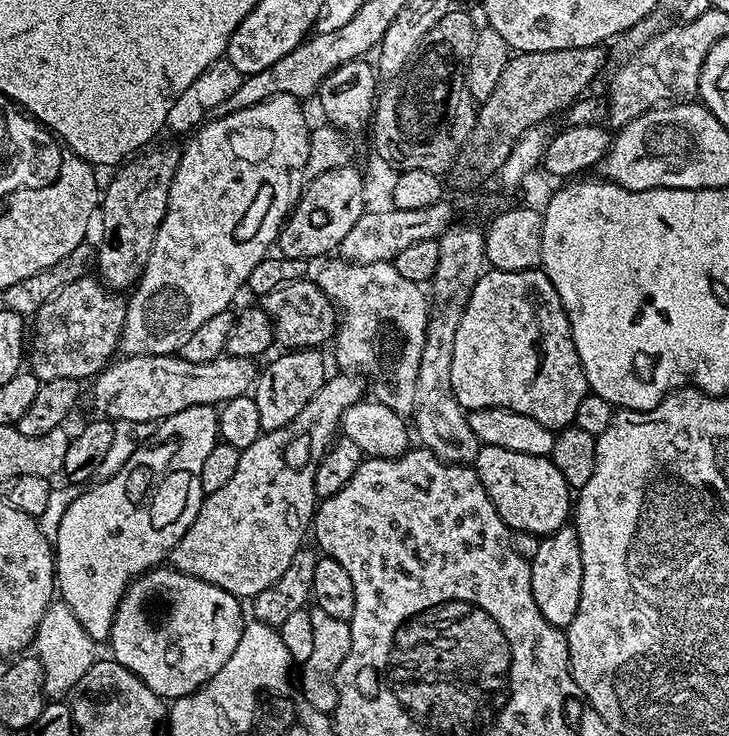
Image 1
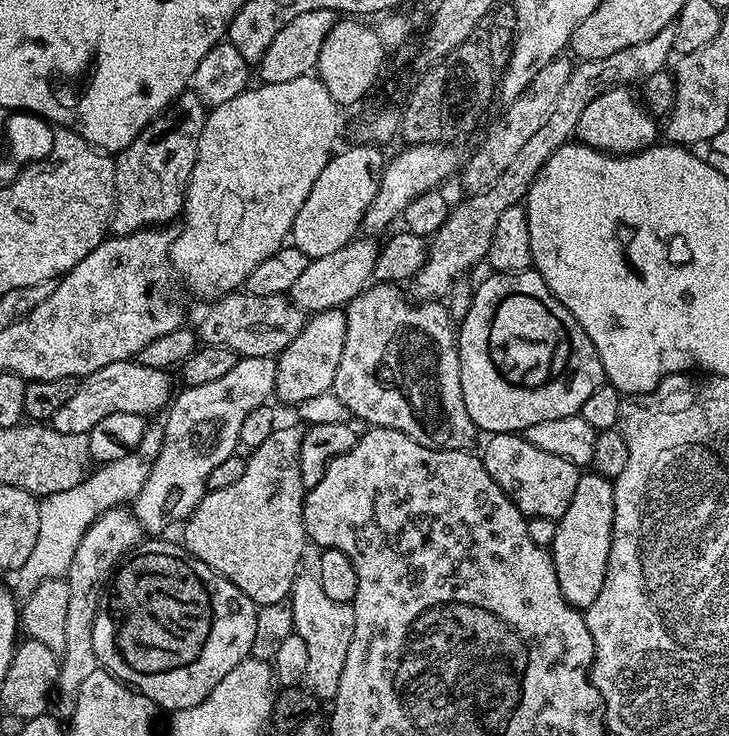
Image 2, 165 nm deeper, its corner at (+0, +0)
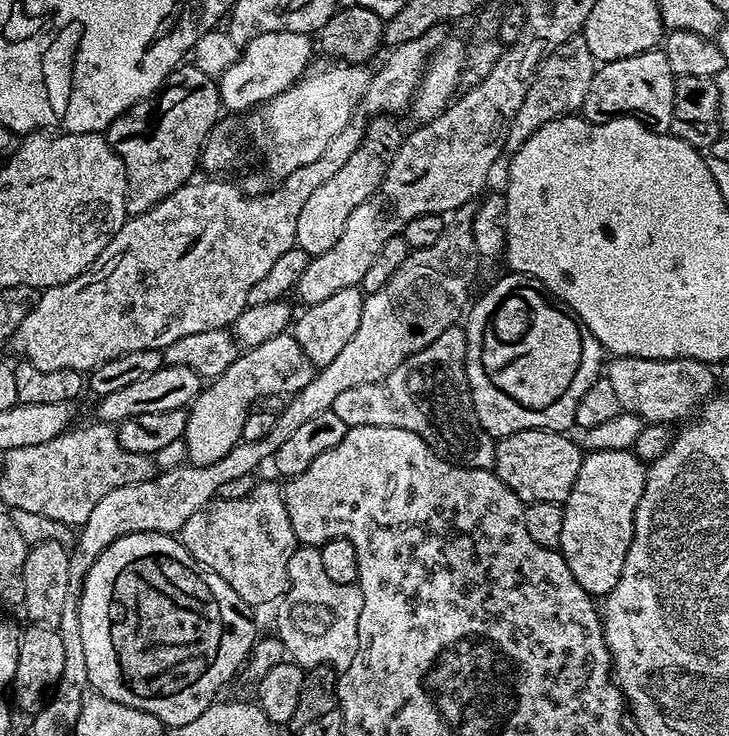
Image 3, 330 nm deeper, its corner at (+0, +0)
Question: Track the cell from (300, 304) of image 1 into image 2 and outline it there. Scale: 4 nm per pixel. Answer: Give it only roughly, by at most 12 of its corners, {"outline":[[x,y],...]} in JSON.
{"outline":[[237,290],[200,320],[205,345],[277,357],[304,329],[287,295]]}

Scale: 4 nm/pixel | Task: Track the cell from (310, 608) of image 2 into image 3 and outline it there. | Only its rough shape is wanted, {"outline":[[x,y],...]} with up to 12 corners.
{"outline":[[290,554],[275,635],[307,670],[358,654],[359,583]]}

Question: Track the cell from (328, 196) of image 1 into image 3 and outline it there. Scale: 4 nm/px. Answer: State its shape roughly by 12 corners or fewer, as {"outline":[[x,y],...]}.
{"outline":[[391,115],[368,121],[360,148],[298,214],[308,257],[338,242],[400,149]]}

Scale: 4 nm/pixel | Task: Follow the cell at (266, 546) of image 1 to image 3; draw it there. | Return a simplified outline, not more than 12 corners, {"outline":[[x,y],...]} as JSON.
{"outline":[[281,485],[213,498],[178,539],[249,606],[298,547]]}

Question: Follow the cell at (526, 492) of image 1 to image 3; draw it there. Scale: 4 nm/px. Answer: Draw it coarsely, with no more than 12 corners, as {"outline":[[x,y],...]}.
{"outline":[[571,435],[496,440],[494,471],[525,505],[563,505],[584,456]]}

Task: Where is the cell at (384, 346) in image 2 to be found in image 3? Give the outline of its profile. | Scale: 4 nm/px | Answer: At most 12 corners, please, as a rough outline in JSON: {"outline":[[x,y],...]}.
{"outline":[[457,326],[330,411],[410,430],[463,468],[491,469]]}

